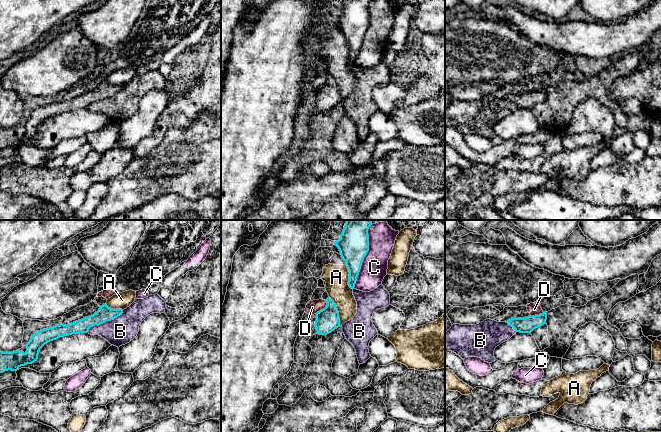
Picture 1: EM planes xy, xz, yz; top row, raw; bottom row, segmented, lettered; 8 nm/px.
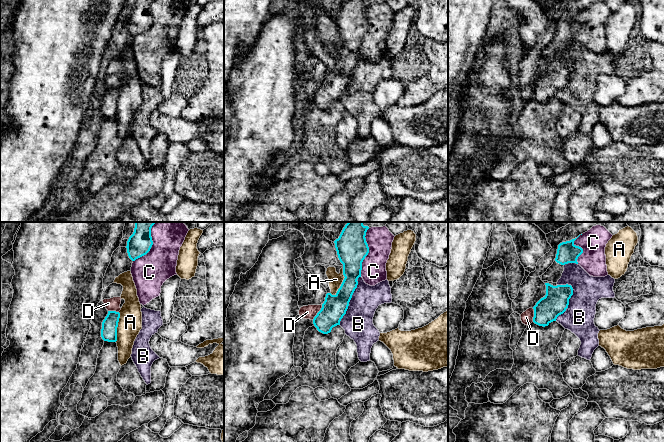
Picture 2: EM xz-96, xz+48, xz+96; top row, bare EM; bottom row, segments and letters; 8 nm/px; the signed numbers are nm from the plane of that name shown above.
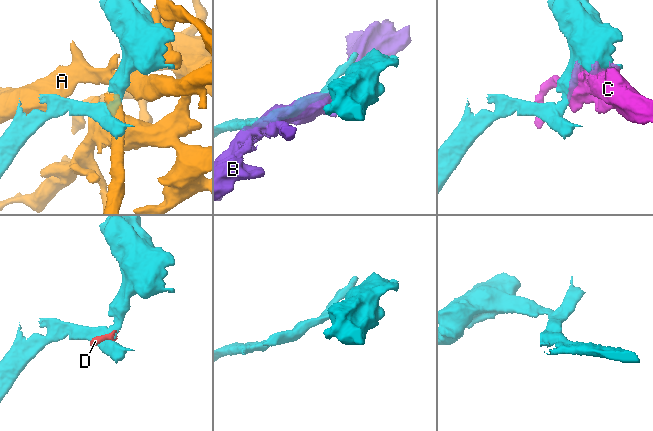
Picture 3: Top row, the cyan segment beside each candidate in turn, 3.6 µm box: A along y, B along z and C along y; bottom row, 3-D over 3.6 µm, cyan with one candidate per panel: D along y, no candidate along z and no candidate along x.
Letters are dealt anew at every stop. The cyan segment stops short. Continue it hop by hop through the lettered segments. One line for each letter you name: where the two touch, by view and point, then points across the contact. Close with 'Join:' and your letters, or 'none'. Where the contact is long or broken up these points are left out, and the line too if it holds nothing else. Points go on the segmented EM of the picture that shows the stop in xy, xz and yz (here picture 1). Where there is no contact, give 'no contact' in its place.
Join: none

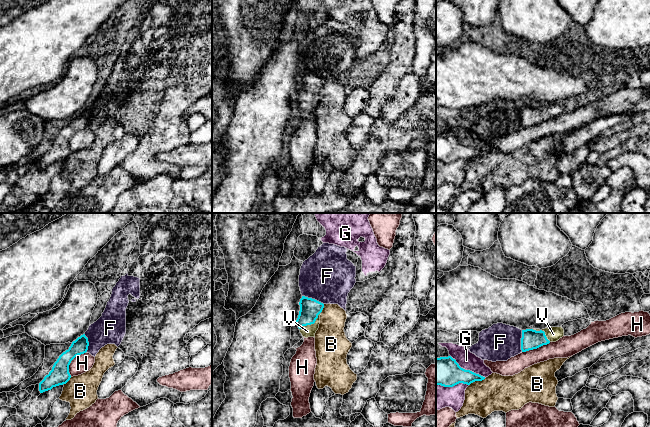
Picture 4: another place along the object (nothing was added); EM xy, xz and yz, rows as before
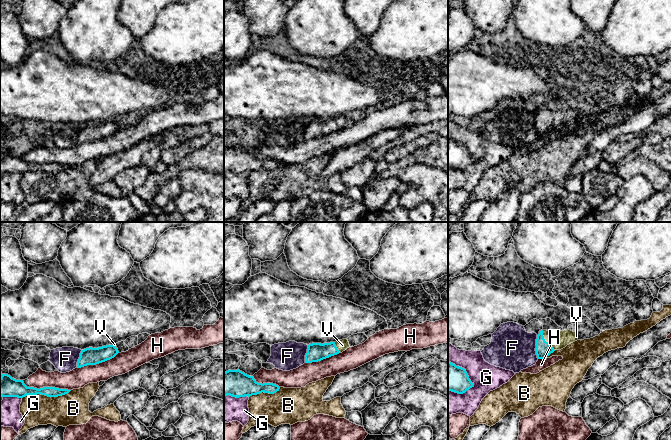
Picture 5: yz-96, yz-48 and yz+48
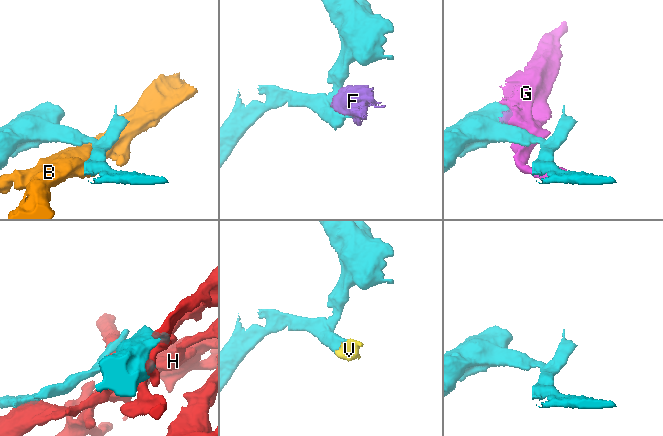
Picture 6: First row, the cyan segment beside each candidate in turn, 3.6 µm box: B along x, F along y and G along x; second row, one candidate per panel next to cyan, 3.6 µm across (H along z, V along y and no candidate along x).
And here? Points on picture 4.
V: xz (311, 323) | across xz (310, 308), (311, 323), (307, 331)
Join: V

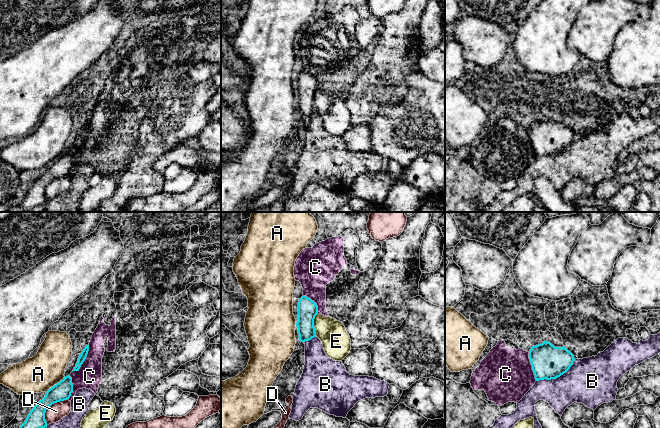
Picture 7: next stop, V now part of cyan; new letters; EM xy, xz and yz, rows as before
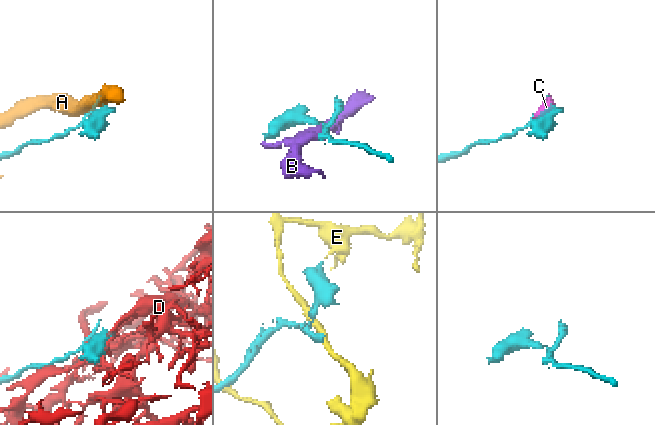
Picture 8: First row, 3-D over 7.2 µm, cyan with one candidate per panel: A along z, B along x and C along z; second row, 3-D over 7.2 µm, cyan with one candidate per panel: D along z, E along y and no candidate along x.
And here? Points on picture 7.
Join: none

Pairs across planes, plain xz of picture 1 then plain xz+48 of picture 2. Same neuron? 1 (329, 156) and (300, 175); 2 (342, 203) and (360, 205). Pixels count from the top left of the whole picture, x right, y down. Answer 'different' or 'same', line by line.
1: different
2: different

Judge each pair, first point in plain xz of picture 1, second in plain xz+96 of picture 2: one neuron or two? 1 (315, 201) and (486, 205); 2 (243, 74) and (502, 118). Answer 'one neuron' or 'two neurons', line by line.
1: one neuron
2: one neuron

